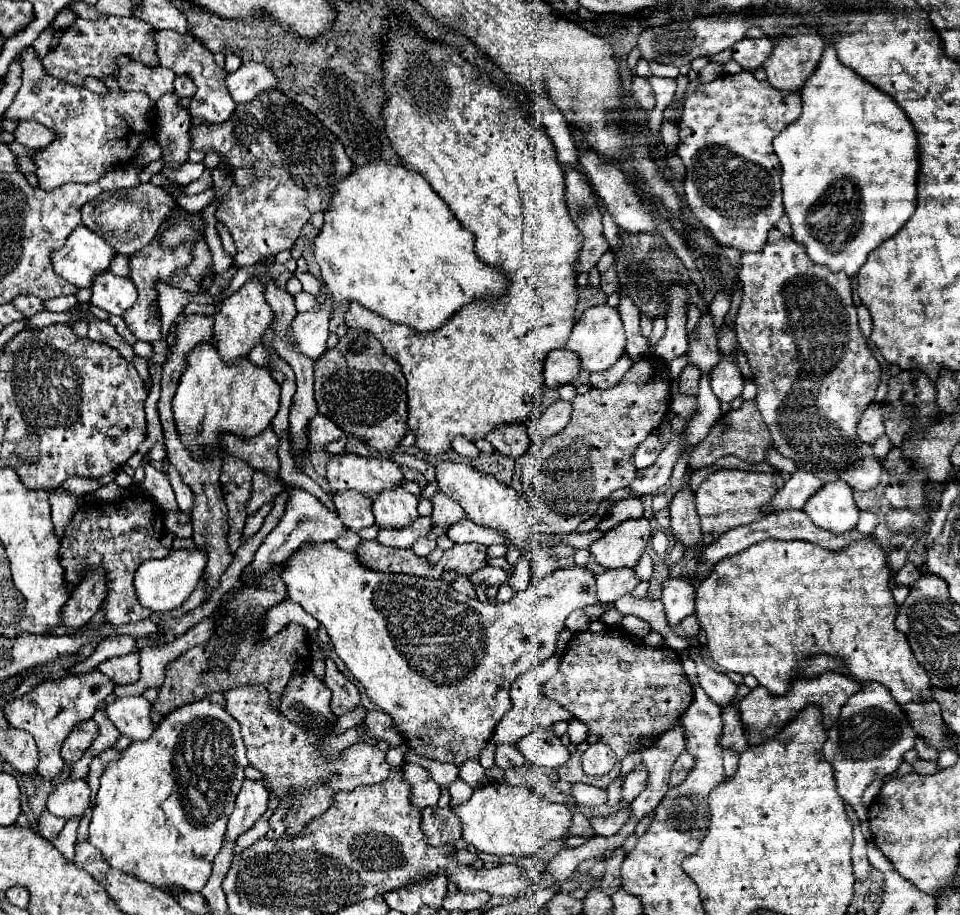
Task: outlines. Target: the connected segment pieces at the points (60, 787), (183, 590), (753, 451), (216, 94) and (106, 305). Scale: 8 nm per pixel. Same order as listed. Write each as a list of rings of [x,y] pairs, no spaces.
[[[62,779],[48,799],[48,811],[66,821],[82,819],[90,805],[90,787],[84,779]]]
[[[200,547],[172,549],[162,559],[144,561],[138,567],[136,579],[134,579],[134,587],[136,587],[136,595],[138,595],[140,603],[144,603],[144,607],[148,607],[152,611],[172,611],[172,609],[180,607],[190,597],[190,593],[196,589],[196,583],[204,573],[206,561],[208,561],[208,557]]]
[[[744,401],[740,411],[730,411],[722,419],[718,419],[718,423],[712,427],[710,435],[704,439],[704,443],[700,443],[698,447],[692,449],[690,459],[688,459],[688,467],[694,469],[694,471],[706,469],[716,459],[726,457],[726,455],[740,457],[746,463],[762,463],[764,455],[770,447],[774,447],[774,443],[772,443],[768,427],[764,427],[764,421],[760,417],[760,411],[758,411],[756,403],[754,401]]]
[[[156,31],[156,45],[158,45],[158,59],[162,67],[172,69],[176,75],[189,75],[194,81],[194,85],[198,87],[196,95],[192,97],[190,103],[190,115],[192,117],[200,117],[208,123],[224,123],[228,121],[228,117],[234,113],[236,103],[230,99],[228,87],[224,83],[226,79],[226,71],[222,67],[218,67],[214,61],[214,54],[210,53],[200,41],[192,39],[190,35],[180,35],[176,31]]]
[[[106,271],[104,275],[96,277],[92,285],[92,301],[96,307],[104,309],[110,315],[124,317],[124,313],[136,303],[138,291],[130,279],[120,279]]]

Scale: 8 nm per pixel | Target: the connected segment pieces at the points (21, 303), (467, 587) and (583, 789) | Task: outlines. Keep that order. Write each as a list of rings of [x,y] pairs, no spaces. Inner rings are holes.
[[[20,295],[20,299],[16,299],[16,301],[12,301],[12,303],[14,303],[14,307],[16,307],[18,311],[22,311],[26,317],[32,317],[32,315],[44,311],[44,303],[42,303],[40,299],[32,297],[32,295]]]
[[[458,577],[458,579],[454,579],[454,581],[452,581],[452,587],[454,587],[456,591],[468,595],[468,597],[476,597],[474,587],[472,587],[472,583],[468,581],[468,577]]]
[[[572,785],[570,789],[570,795],[580,803],[580,805],[588,805],[588,807],[594,807],[594,805],[604,805],[608,801],[608,795],[604,789],[596,789],[596,787],[590,787],[590,785]]]

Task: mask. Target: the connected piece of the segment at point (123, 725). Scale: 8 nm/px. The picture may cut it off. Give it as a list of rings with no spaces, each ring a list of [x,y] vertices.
[[[122,697],[112,701],[106,711],[122,735],[134,741],[146,741],[156,729],[150,719],[150,707],[152,705],[144,697]]]

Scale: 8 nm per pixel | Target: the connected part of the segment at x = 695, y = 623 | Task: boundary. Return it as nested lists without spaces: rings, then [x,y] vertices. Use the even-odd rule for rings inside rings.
[[[696,615],[686,617],[680,625],[682,625],[682,629],[686,631],[686,635],[688,635],[688,637],[696,637],[696,635],[700,633],[700,621],[696,619]]]

